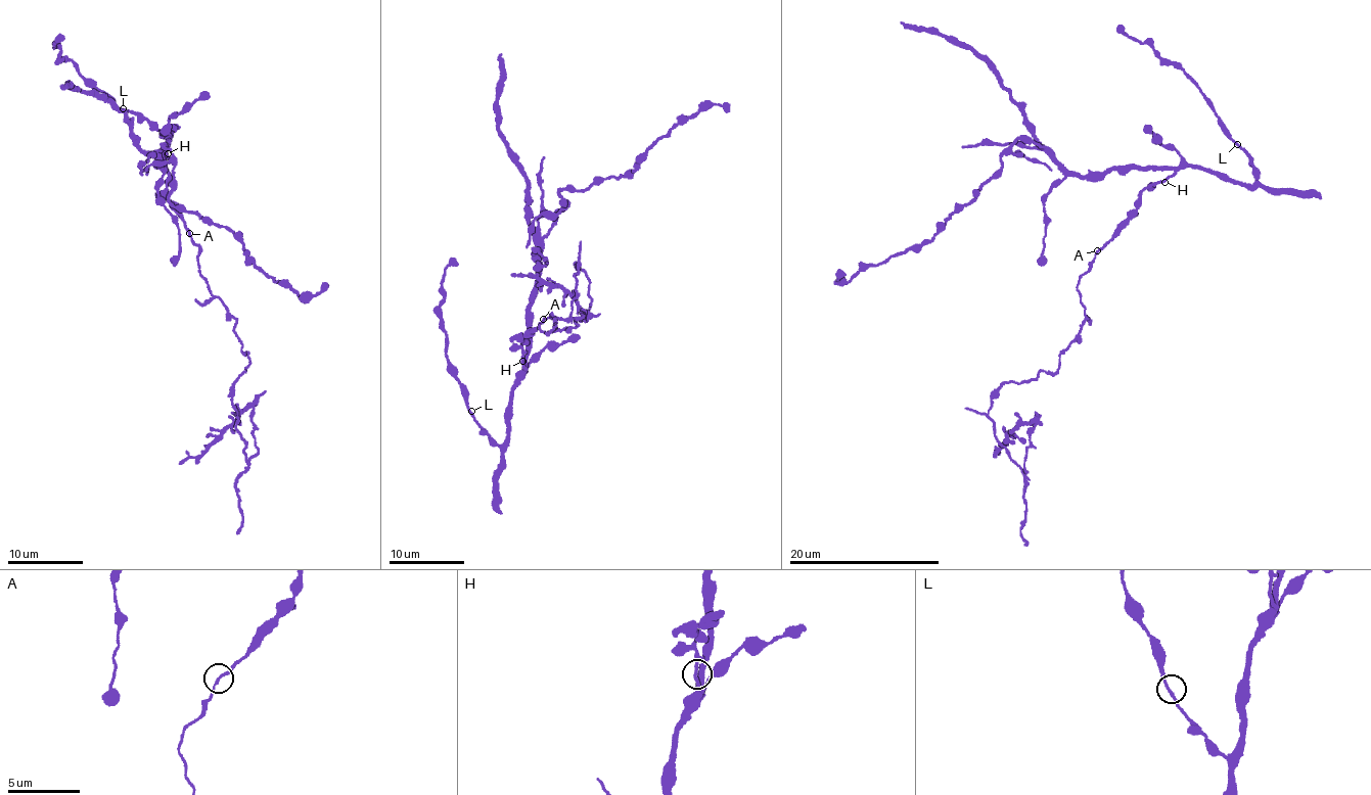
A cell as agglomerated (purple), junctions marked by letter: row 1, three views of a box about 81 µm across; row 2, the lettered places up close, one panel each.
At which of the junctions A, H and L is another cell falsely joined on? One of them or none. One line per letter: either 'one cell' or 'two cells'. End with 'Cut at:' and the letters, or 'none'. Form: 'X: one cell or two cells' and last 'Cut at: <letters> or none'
A: two cells
H: one cell
L: one cell
Cut at: A

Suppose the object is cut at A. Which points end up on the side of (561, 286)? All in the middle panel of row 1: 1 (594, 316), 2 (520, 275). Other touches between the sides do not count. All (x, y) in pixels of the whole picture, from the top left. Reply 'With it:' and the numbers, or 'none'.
With it: 1, 2

